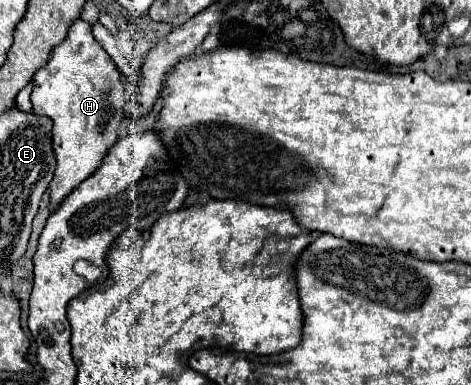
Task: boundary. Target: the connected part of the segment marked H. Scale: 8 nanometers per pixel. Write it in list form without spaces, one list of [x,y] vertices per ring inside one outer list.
[[[83,19],[73,21],[67,39],[53,49],[51,59],[35,73],[33,81],[33,111],[53,117],[53,149],[57,153],[57,173],[53,177],[49,205],[53,213],[81,181],[101,167],[105,155],[117,141],[125,117],[125,91],[115,63],[95,41],[91,25]]]

